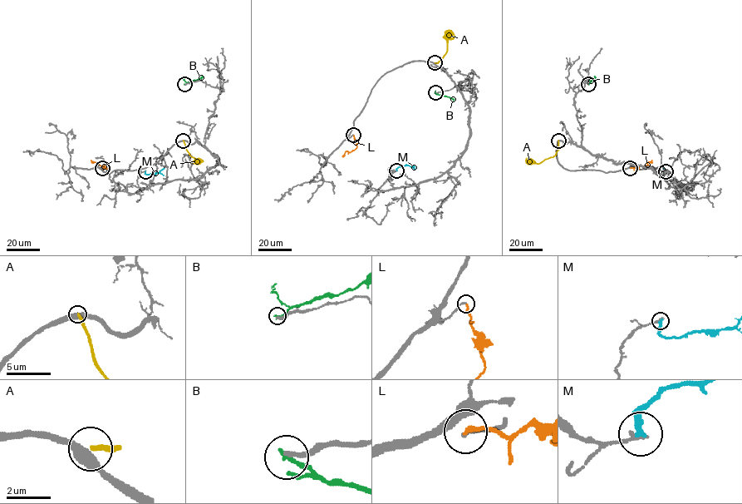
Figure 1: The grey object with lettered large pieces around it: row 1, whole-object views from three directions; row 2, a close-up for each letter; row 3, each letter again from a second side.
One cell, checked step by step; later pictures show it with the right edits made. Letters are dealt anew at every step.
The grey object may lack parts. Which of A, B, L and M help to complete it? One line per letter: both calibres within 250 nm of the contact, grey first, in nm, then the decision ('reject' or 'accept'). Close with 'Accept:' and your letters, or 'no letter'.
A: calibres 480 and 240 nm; reject
B: calibres 260 and 220 nm; reject
L: calibres 150 and 180 nm; accept
M: calibres 180 and 240 nm; reject
Accept: L

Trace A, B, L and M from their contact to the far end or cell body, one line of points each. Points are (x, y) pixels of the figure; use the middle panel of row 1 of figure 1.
A: (434, 62), (440, 60), (446, 51), (450, 30)
B: (435, 93), (454, 99)
L: (353, 135), (356, 147), (350, 152), (346, 150), (342, 156)
M: (396, 170), (399, 166), (408, 165), (415, 169)

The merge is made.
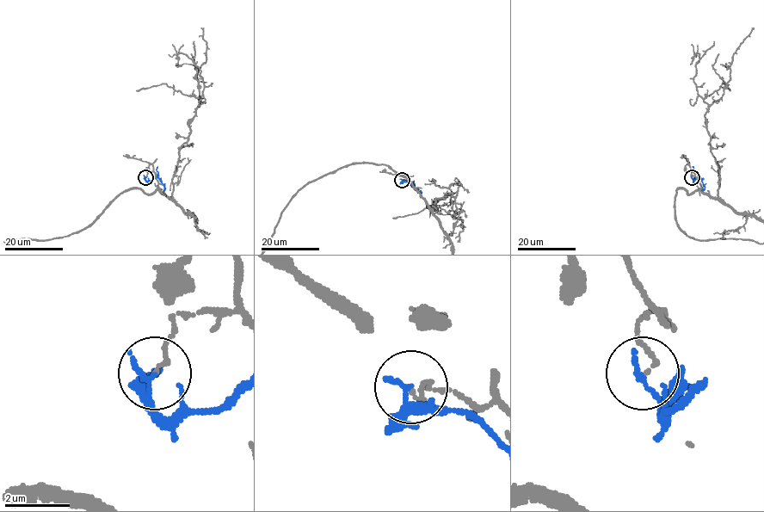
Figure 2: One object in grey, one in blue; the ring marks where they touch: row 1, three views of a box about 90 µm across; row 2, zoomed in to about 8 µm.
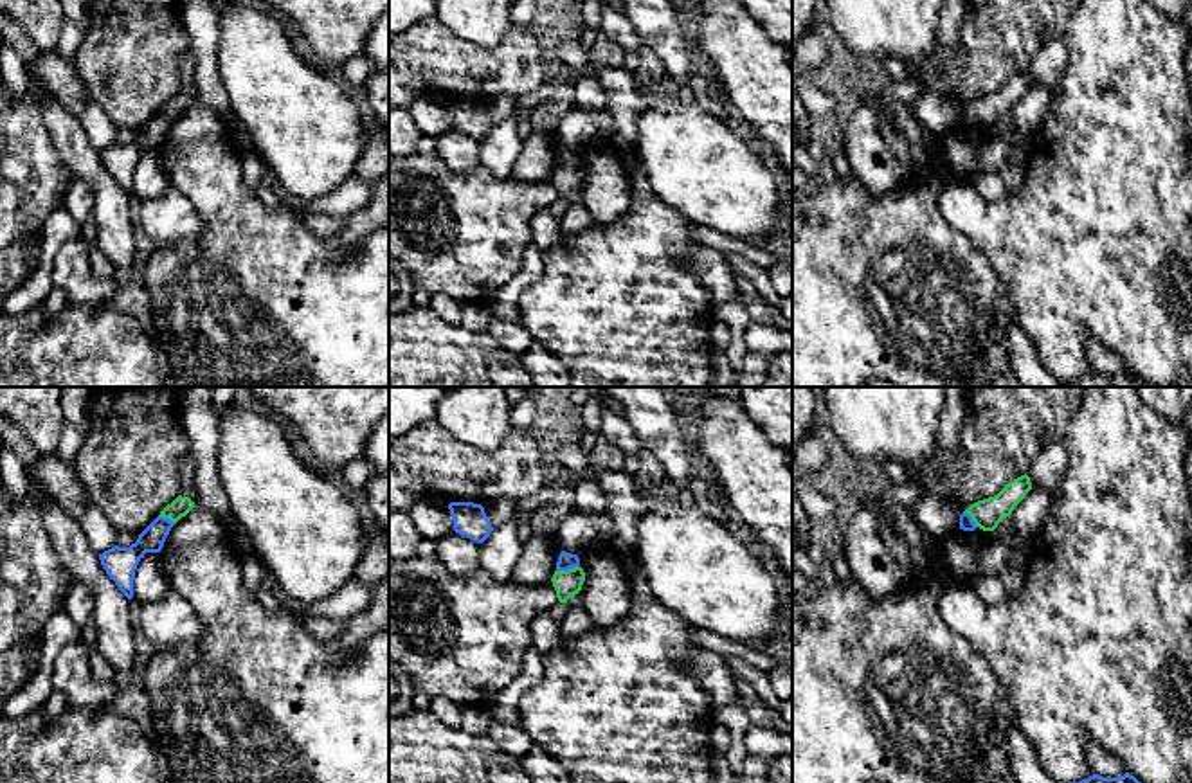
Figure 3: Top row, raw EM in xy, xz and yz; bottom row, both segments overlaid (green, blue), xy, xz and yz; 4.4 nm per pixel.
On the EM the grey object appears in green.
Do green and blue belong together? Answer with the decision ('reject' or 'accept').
reject

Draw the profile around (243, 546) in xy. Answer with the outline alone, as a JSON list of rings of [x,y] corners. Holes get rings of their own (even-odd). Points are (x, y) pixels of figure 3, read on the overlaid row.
[[[230,515],[227,526],[230,529],[230,536],[234,540],[238,554],[241,558],[254,554],[254,547],[252,547],[252,542],[250,542],[247,531],[243,529],[243,526],[232,515]]]

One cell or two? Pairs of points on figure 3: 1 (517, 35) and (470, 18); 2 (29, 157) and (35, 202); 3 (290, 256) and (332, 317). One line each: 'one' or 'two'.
1: two
2: one
3: one

